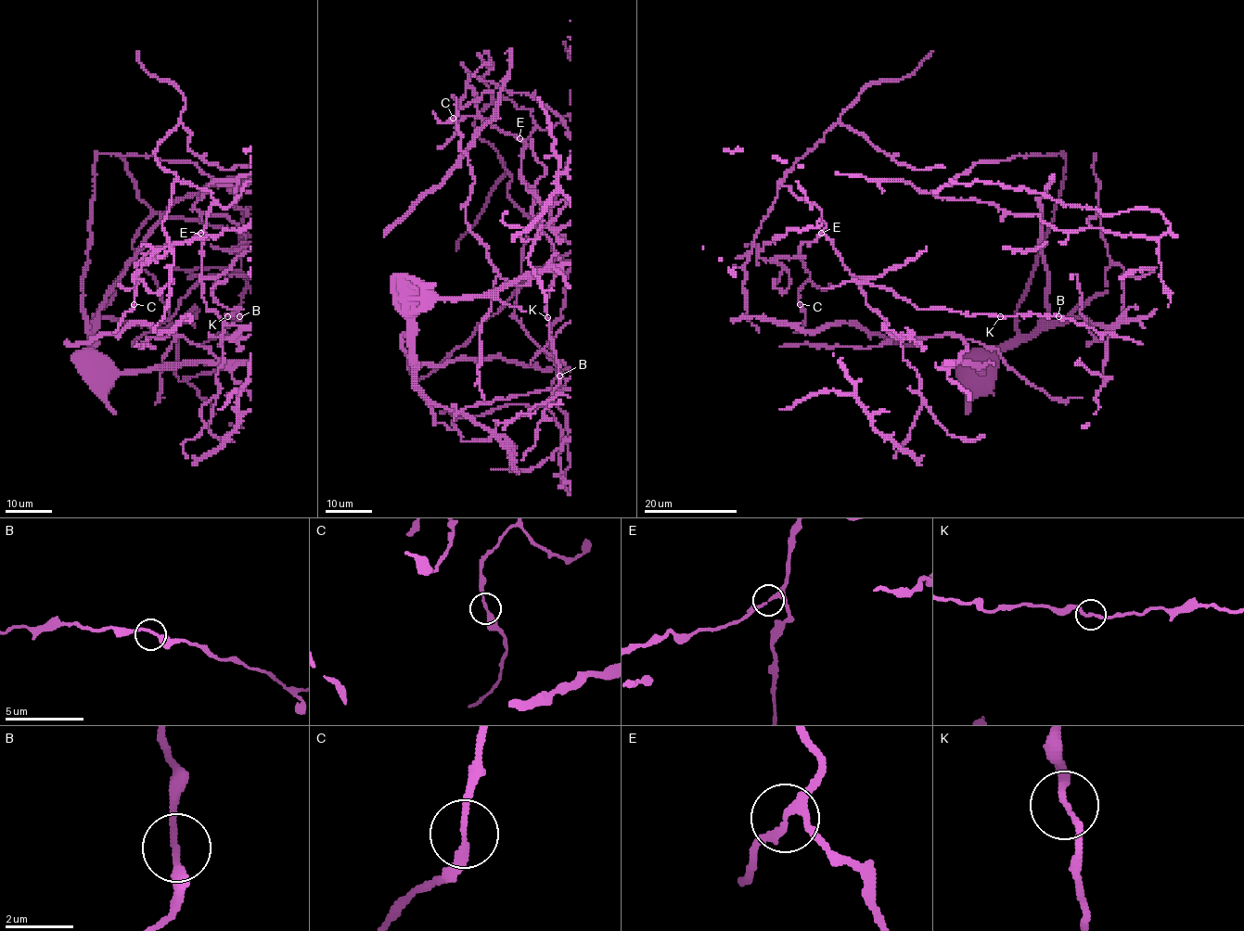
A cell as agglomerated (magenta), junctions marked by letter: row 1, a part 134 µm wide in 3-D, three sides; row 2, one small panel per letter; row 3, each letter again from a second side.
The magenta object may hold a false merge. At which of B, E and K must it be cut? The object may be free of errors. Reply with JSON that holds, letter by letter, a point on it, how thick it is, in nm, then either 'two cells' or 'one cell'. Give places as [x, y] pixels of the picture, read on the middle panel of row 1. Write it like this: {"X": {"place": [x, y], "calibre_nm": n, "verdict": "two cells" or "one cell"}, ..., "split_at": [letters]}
{"B": {"place": [559, 376], "calibre_nm": 200, "verdict": "one cell"}, "E": {"place": [519, 138], "calibre_nm": 200, "verdict": "one cell"}, "K": {"place": [547, 317], "calibre_nm": 180, "verdict": "one cell"}, "split_at": []}

